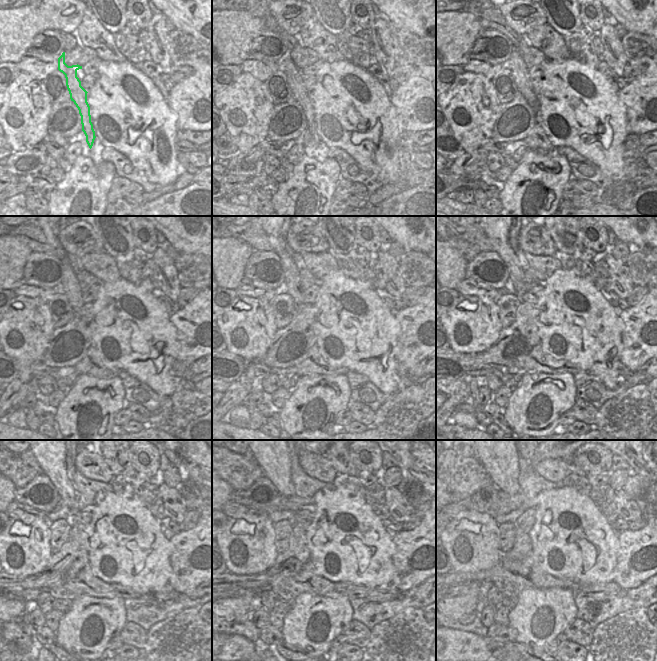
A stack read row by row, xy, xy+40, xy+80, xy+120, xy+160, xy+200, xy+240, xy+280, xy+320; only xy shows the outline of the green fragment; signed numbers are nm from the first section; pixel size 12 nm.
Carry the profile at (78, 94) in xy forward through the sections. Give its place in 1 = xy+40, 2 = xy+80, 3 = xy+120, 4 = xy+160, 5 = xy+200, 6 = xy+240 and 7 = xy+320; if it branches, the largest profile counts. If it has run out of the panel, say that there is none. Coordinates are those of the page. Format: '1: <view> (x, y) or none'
1: xy+40 (294, 76)
2: xy+80 (519, 71)
3: xy+120 (69, 286)
4: xy+160 (290, 286)
5: xy+200 (507, 253)
6: xy+240 (58, 477)
7: xy+320 (501, 460)

